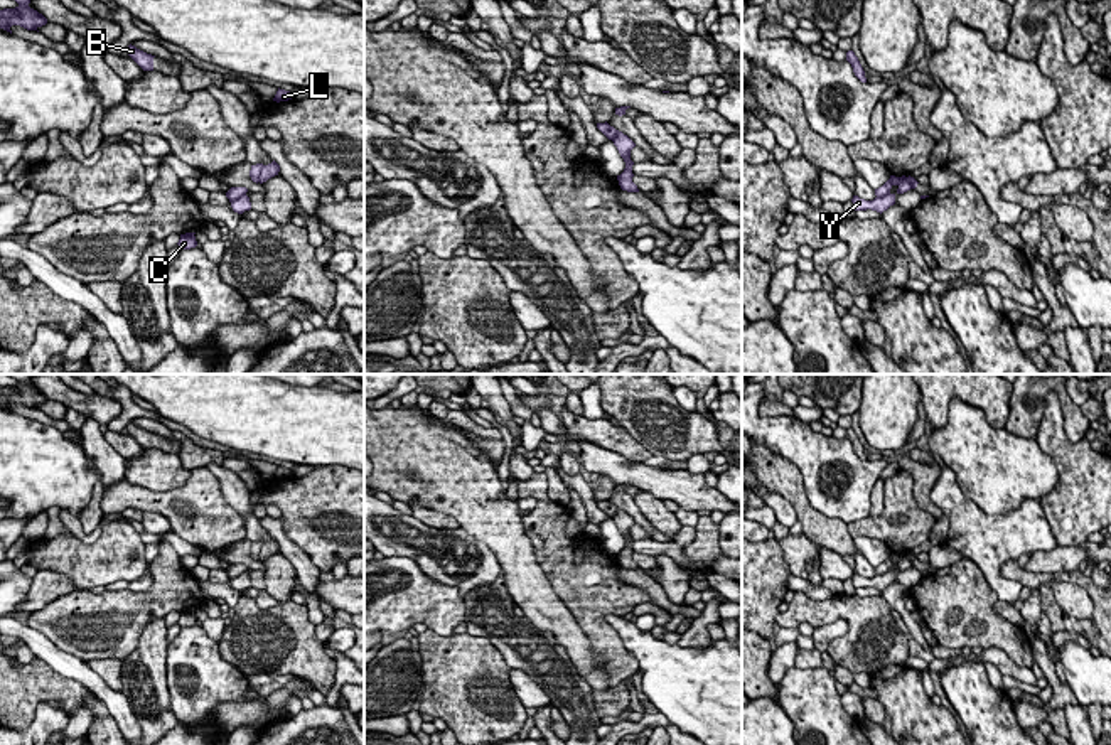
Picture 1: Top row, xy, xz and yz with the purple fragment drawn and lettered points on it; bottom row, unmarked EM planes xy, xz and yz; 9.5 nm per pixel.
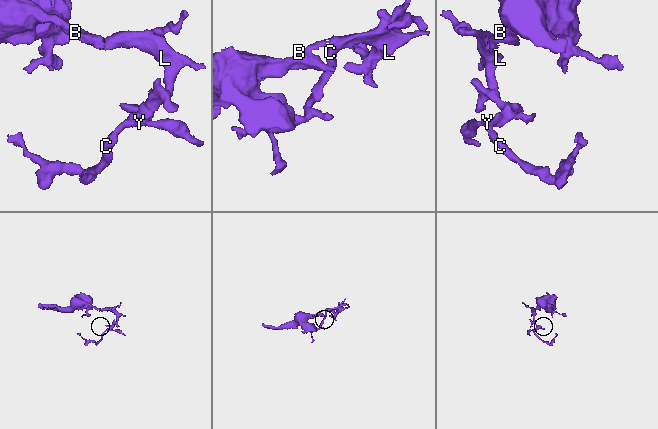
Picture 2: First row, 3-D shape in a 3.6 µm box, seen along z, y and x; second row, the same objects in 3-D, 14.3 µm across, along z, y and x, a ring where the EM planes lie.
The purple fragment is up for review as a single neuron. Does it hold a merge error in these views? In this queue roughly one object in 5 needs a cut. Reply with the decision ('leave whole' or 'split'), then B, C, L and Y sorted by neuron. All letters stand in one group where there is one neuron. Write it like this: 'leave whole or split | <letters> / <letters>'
split | B L Y / C

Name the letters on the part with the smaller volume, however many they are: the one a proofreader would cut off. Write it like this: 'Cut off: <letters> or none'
Cut off: C

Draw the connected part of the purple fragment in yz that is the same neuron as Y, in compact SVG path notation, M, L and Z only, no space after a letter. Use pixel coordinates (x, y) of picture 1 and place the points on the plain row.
M909 553L907 556L904 556L904 558L899 561L899 566L897 566L897 570L895 570L895 571L890 571L890 570L888 570L887 573L883 573L883 575L875 575L873 578L865 578L865 576L860 576L858 573L853 573L853 576L851 576L851 580L853 580L853 587L855 587L855 588L867 588L867 587L872 587L872 588L877 588L877 590L880 590L880 592L882 592L883 588L887 588L890 583L894 583L894 582L895 582L895 573L897 573L897 571L904 571L904 570L907 570L907 568L910 568L910 566L912 566L912 560L914 560L914 558L915 558L915 556Z

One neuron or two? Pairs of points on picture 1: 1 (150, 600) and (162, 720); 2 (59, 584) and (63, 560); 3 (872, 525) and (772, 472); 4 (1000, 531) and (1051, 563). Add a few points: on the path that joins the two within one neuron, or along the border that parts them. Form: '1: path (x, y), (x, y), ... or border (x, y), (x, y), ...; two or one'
1: border (162, 616), (145, 626), (130, 651); two
2: border (37, 570), (54, 570), (66, 575), (78, 589); two
3: border (847, 525), (853, 538); two
4: border (1056, 545), (1030, 557); two

